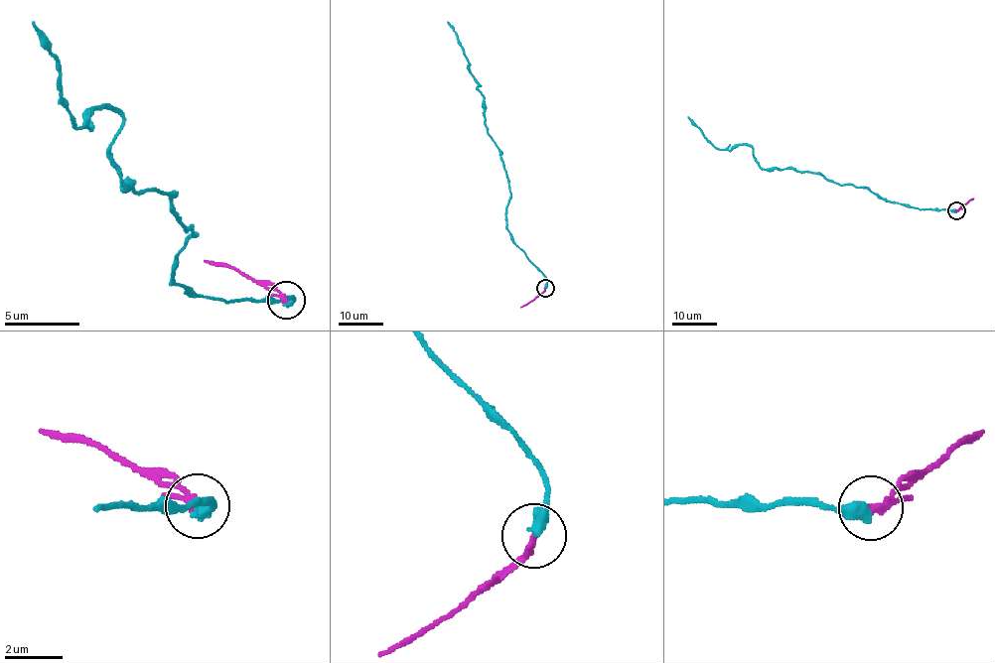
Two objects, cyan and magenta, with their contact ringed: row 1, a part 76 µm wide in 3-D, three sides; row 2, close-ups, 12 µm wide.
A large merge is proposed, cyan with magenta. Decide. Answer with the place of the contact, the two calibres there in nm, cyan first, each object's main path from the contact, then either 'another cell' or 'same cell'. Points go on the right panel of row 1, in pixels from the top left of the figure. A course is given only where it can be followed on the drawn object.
place (956, 210); calibres 460 and 260 nm; course cyan (955, 209), (911, 206), (816, 174), (763, 169), (750, 145), (719, 150), (687, 116); course magenta (955, 209), (973, 198); another cell

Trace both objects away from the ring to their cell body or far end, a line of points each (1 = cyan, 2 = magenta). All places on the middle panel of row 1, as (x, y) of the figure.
1: (544, 288), (546, 277), (507, 228), (510, 199), (504, 165), (486, 126), (480, 85), (447, 21)
2: (544, 288), (520, 307)

